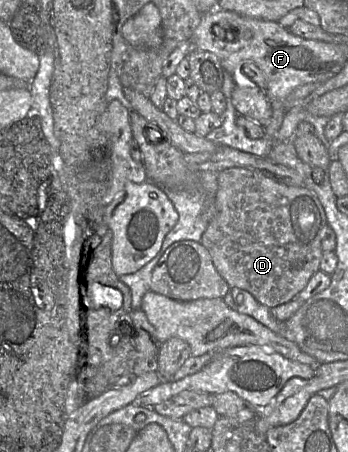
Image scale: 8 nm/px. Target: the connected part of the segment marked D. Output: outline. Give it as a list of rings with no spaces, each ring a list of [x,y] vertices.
[[[230,167],[217,173],[216,215],[202,235],[201,243],[211,255],[213,264],[230,288],[240,288],[249,292],[260,304],[270,308],[282,305],[296,298],[309,282],[310,278],[320,270],[319,265],[323,251],[321,249],[322,230],[327,226],[327,218],[316,194],[306,187],[288,186],[279,183],[258,170],[243,167]]]

